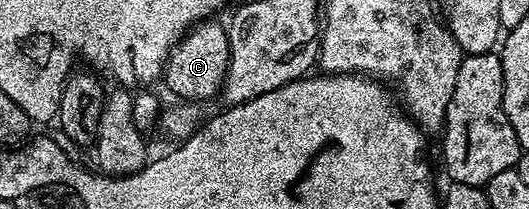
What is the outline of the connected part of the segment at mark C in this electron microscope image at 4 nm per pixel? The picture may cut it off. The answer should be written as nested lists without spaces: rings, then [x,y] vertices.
[[[204,21],[192,28],[175,48],[168,55],[168,61],[164,65],[164,73],[162,83],[165,83],[174,94],[177,95],[177,100],[187,101],[193,105],[204,105],[207,99],[212,99],[221,94],[224,86],[224,78],[226,77],[226,69],[230,59],[230,51],[228,45],[228,29],[223,22]]]

